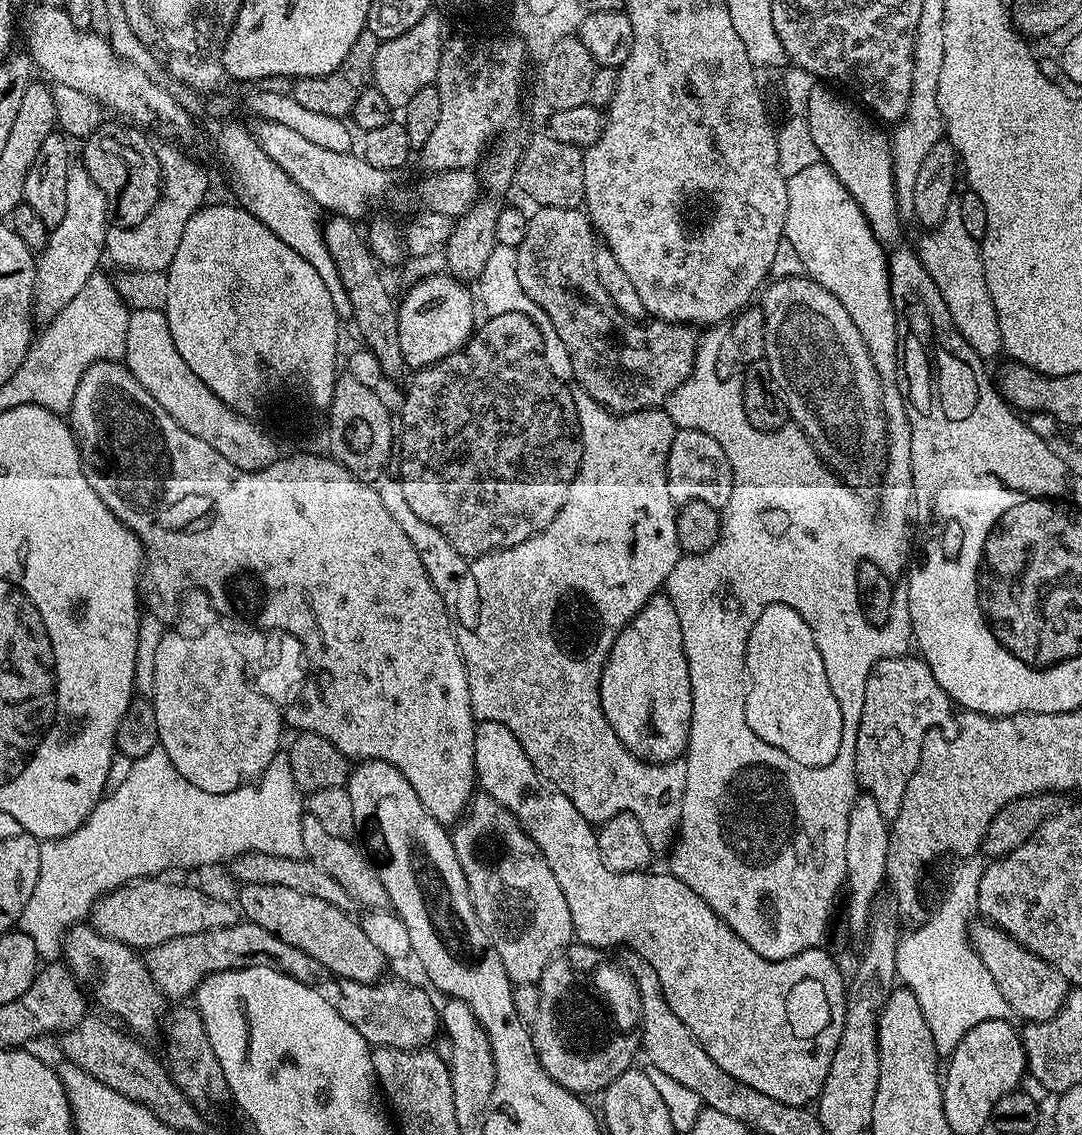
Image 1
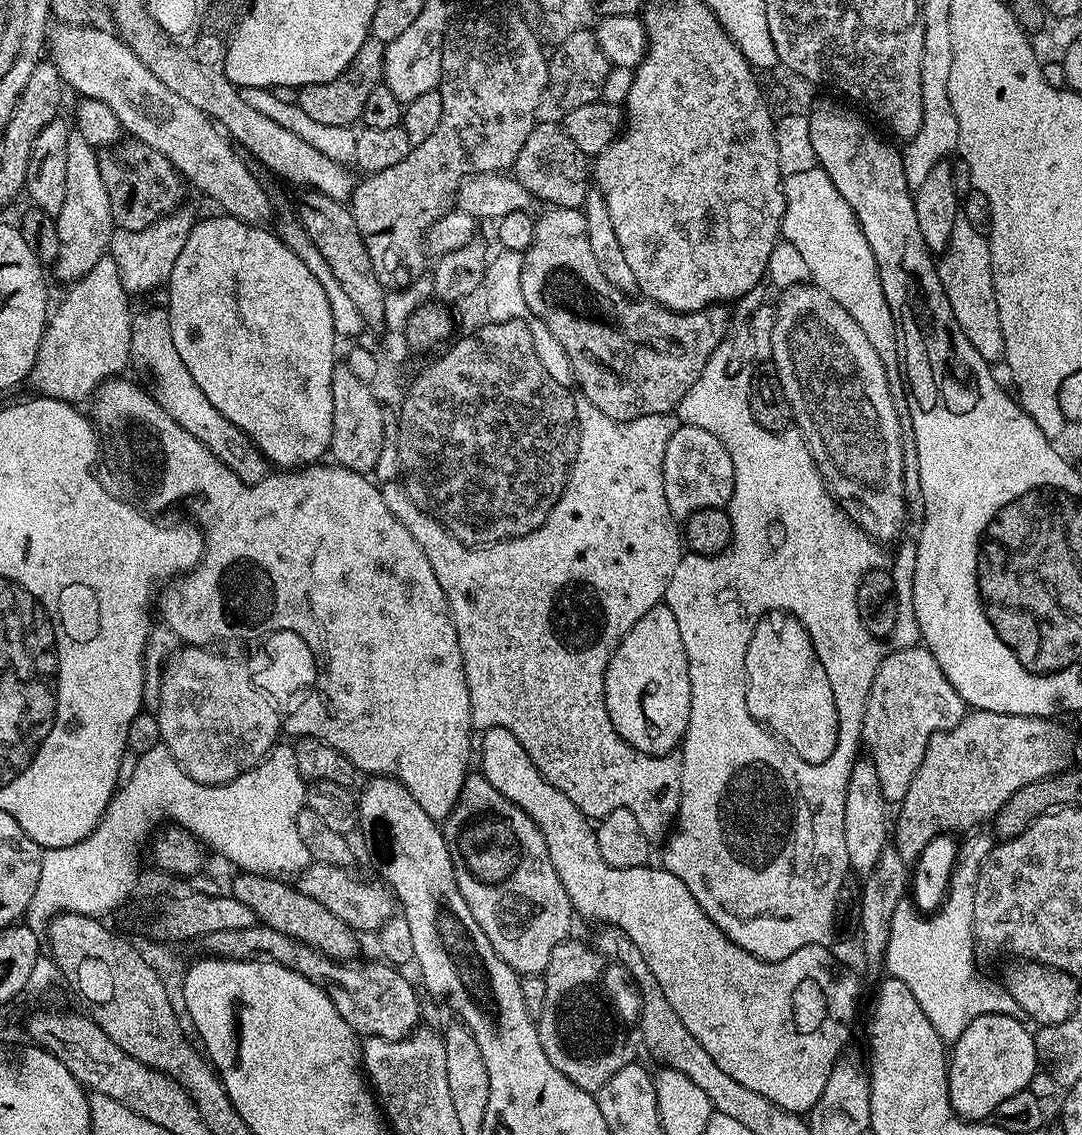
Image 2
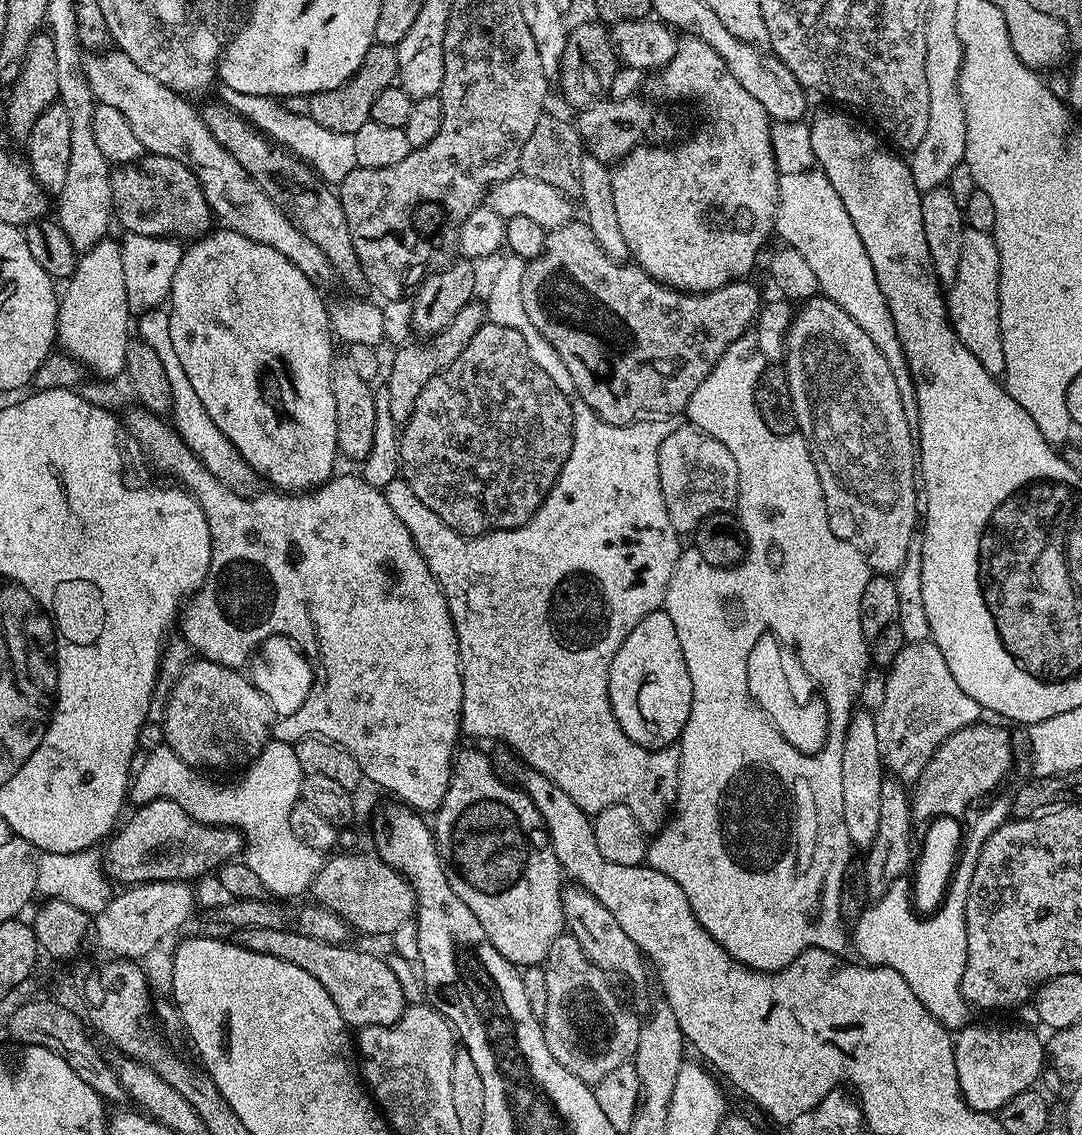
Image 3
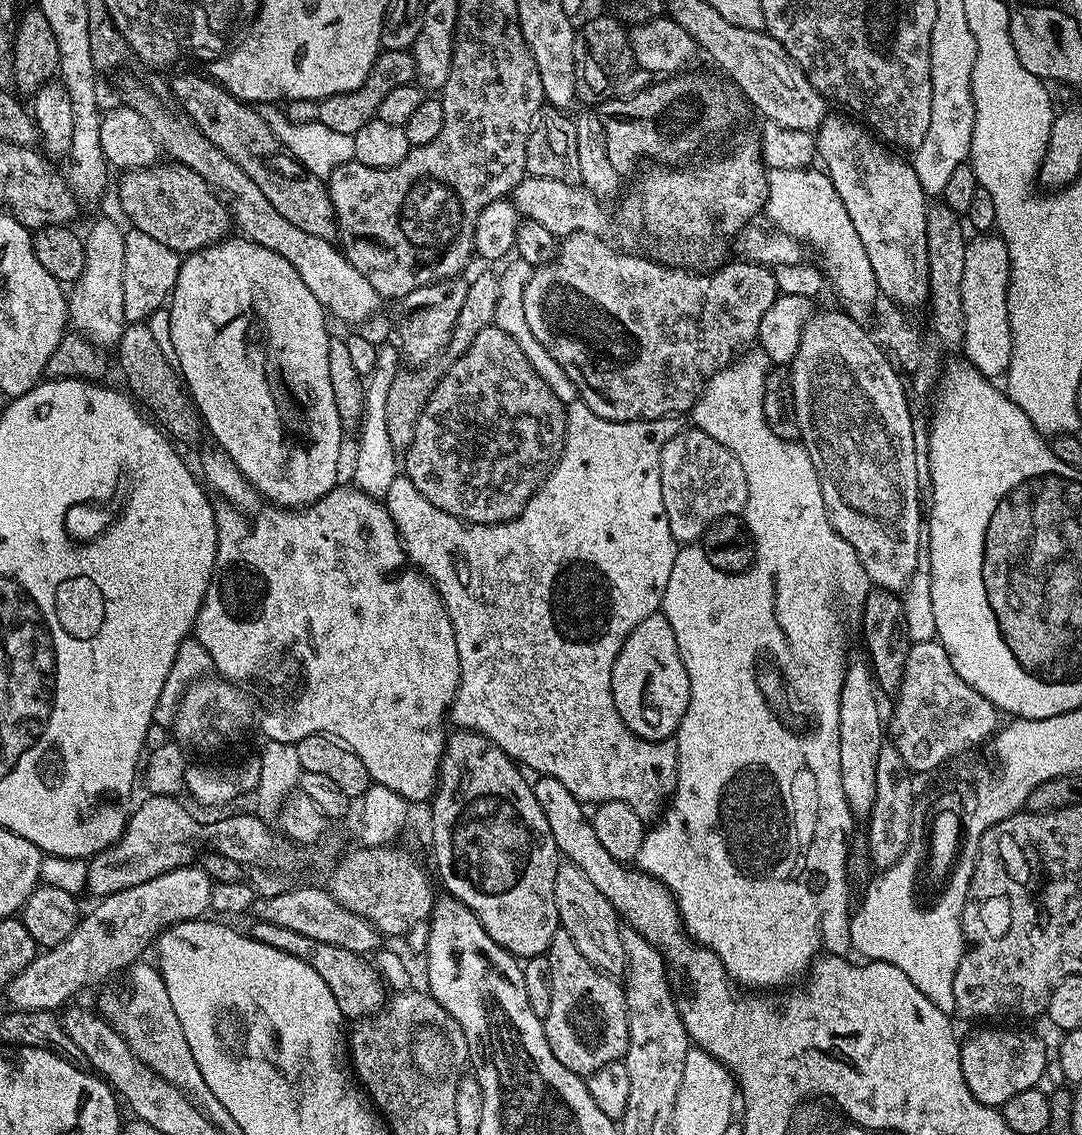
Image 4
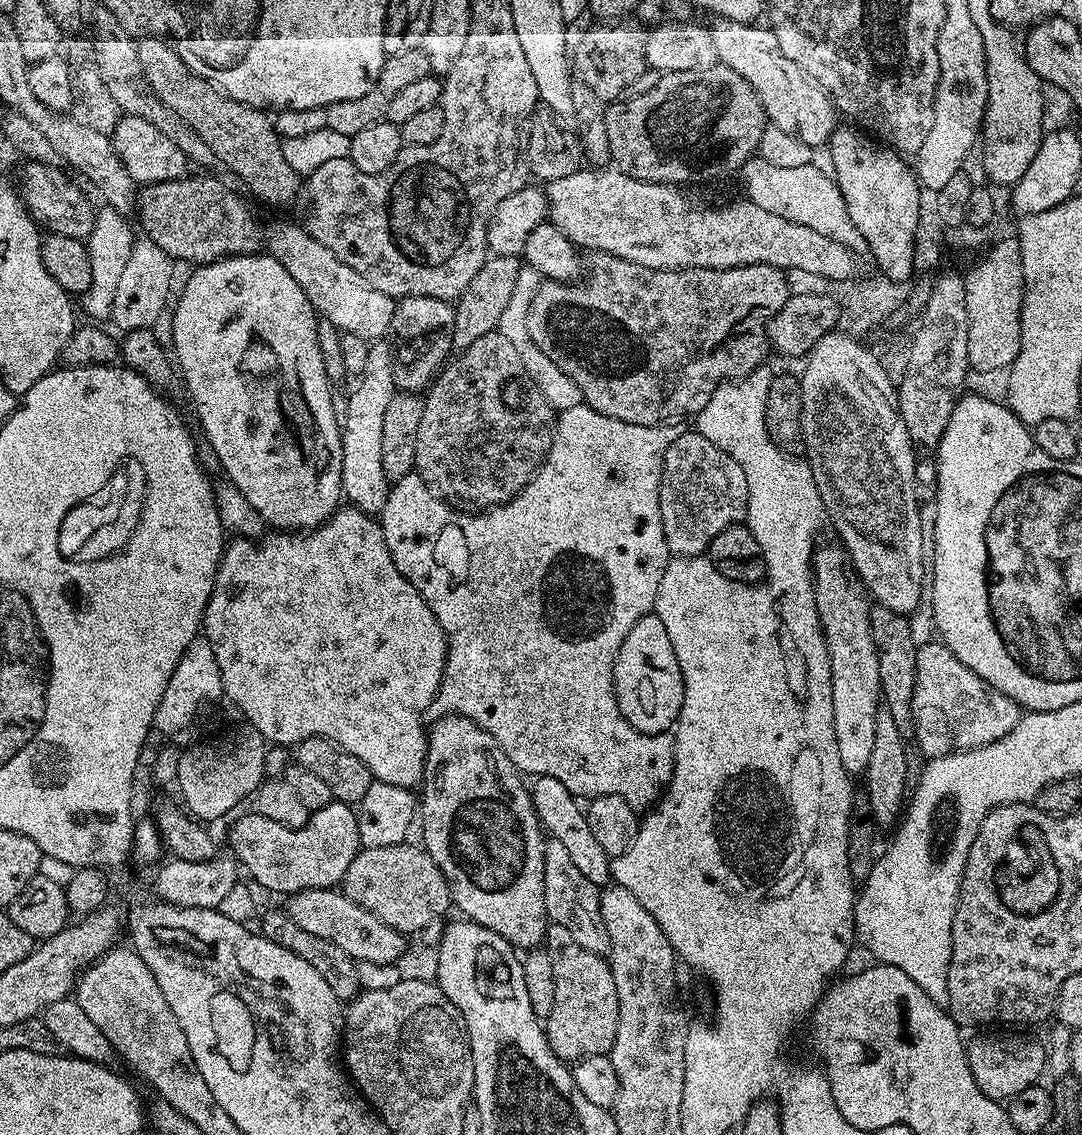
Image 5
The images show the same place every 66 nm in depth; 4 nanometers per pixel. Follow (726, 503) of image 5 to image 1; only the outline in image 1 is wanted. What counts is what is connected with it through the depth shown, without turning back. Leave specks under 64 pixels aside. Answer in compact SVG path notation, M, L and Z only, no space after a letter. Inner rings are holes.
M679 429L674 434L674 442L670 442L666 482L670 486L670 498L677 506L690 502L706 502L723 510L726 502L730 502L732 493L730 458L726 458L726 450L722 450L722 446L718 446L718 442L710 438L710 434L702 434L702 430Z

